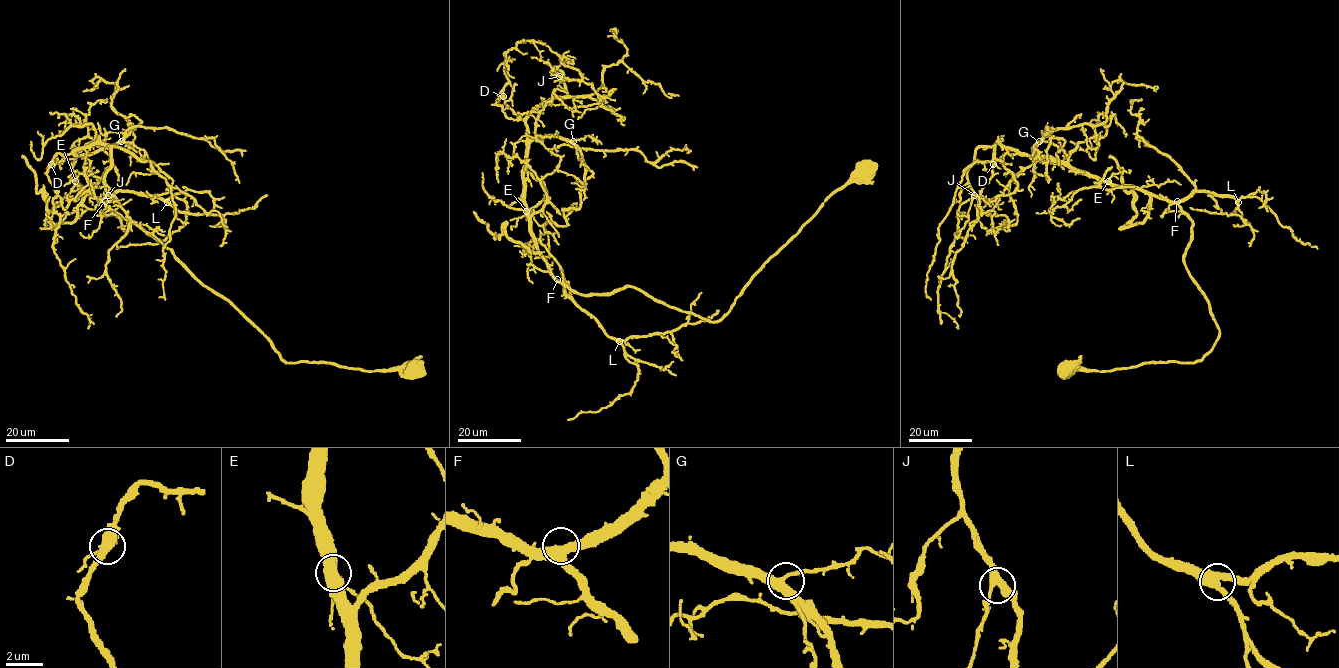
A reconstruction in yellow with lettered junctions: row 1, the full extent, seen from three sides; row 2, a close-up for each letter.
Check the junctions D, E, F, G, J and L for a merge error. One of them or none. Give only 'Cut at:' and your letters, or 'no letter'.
Cut at: no letter

